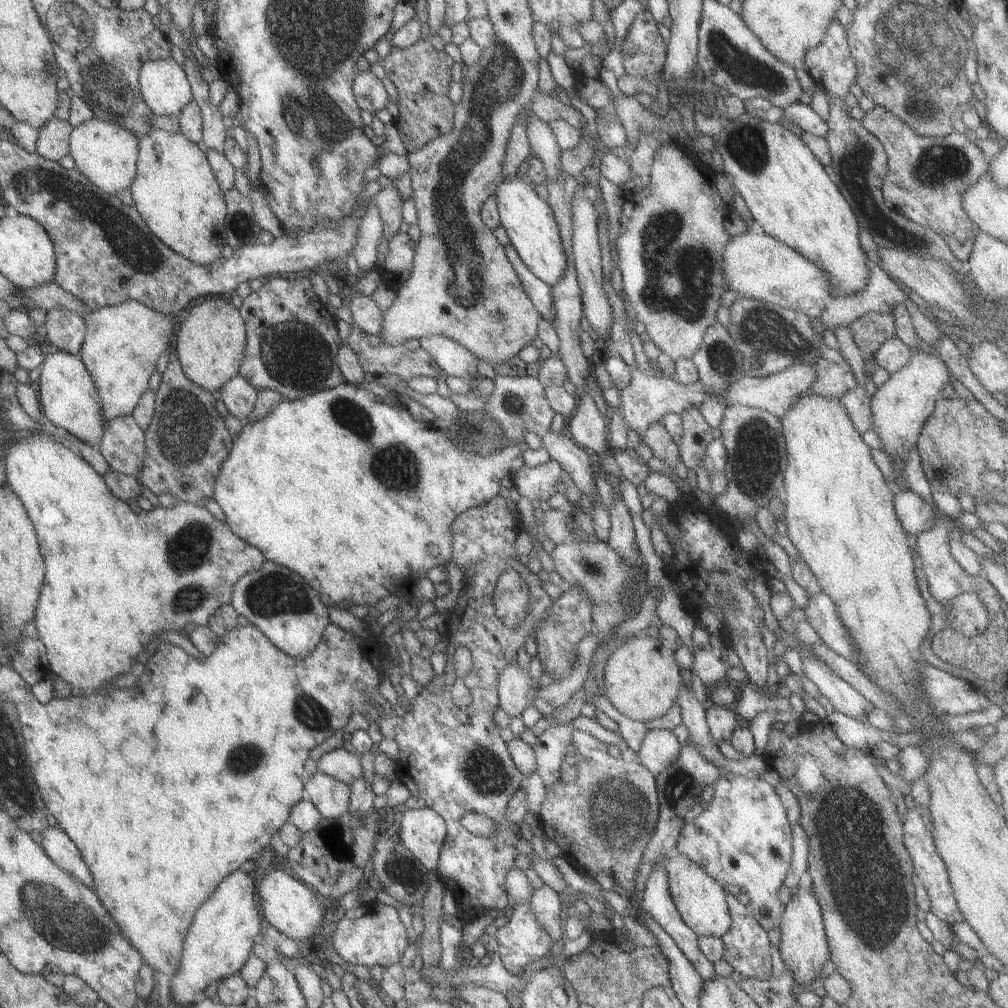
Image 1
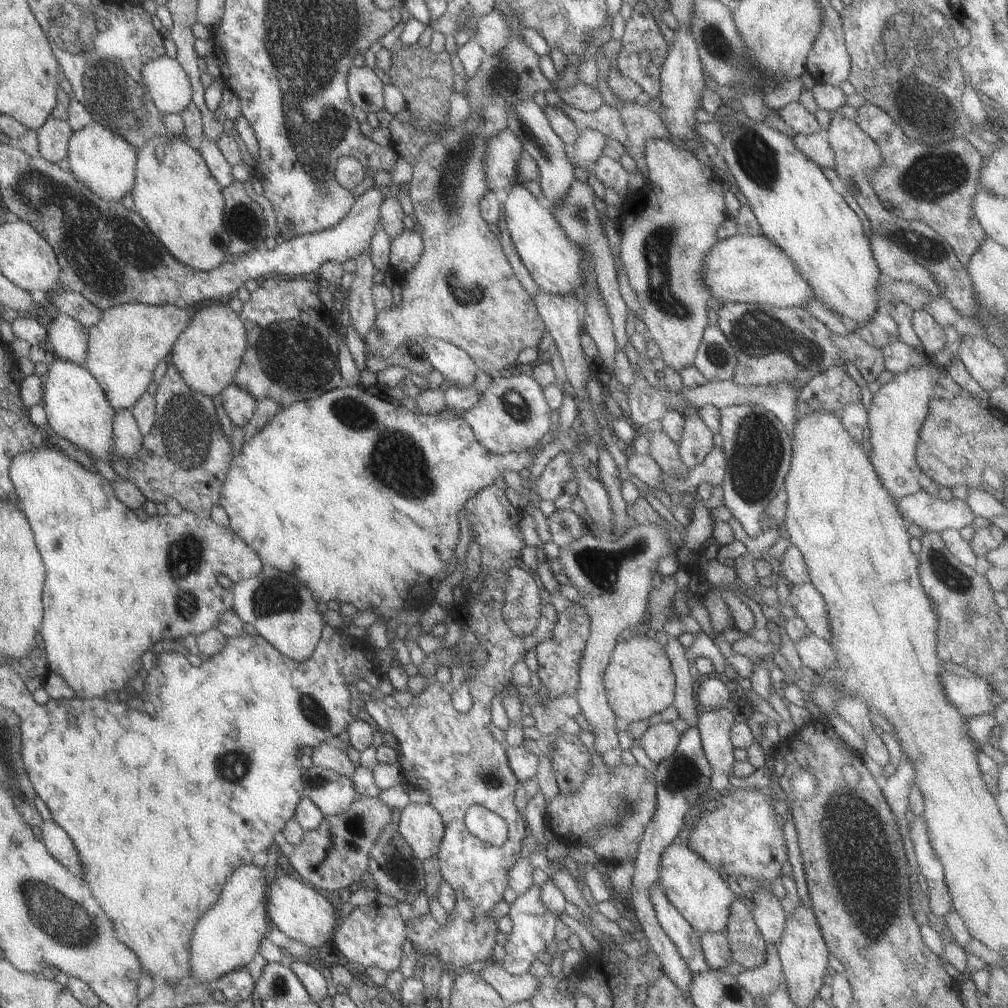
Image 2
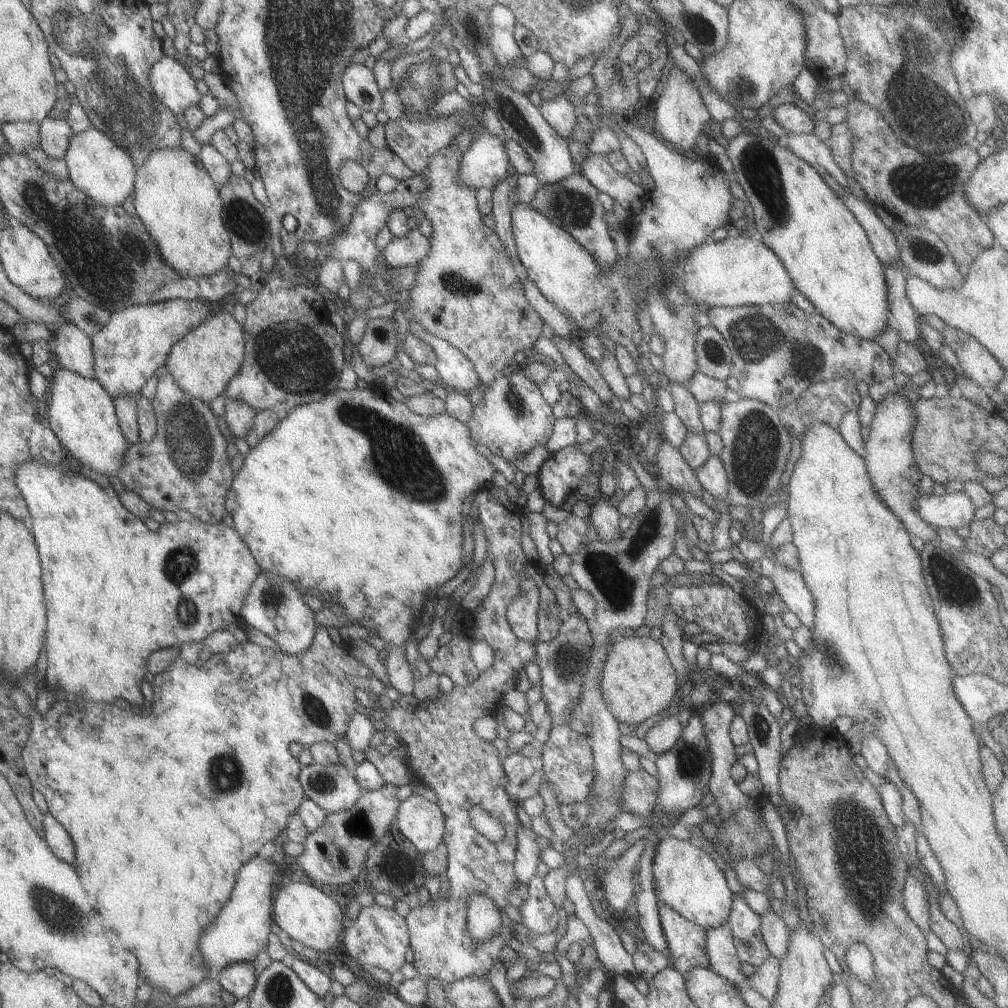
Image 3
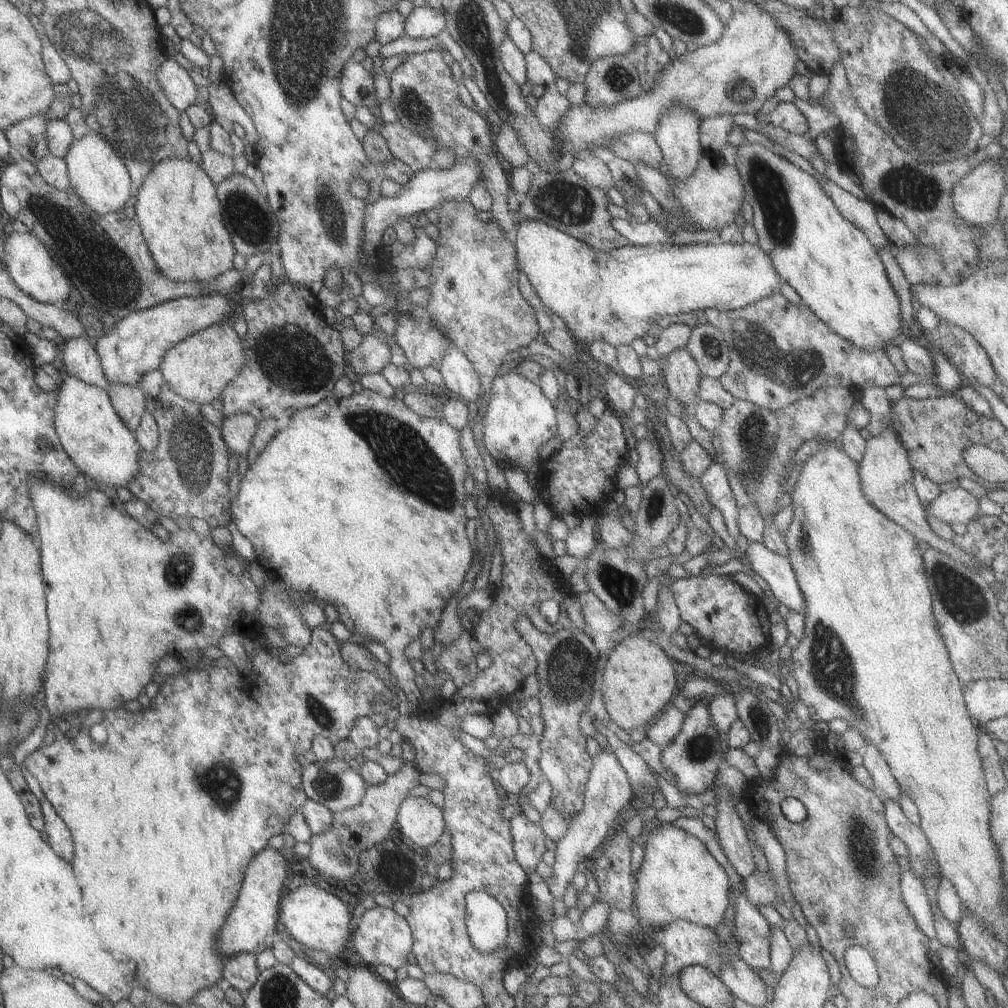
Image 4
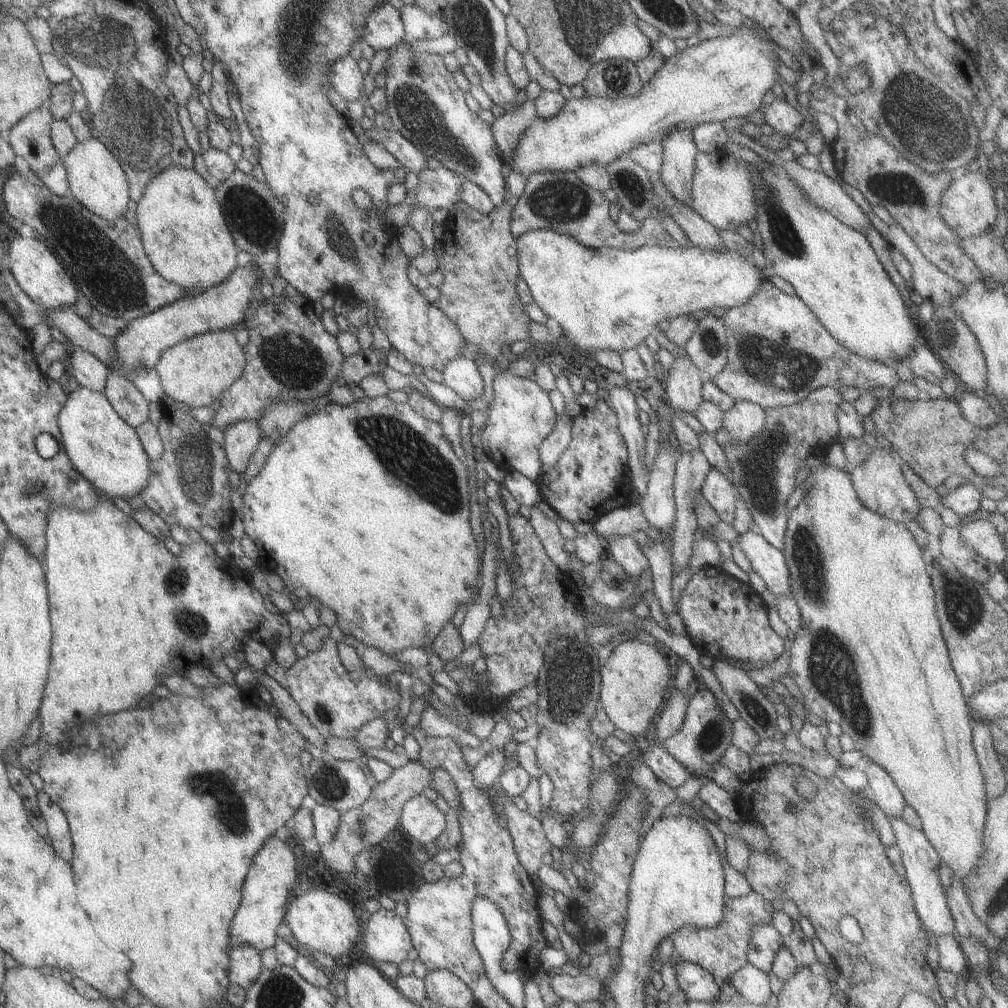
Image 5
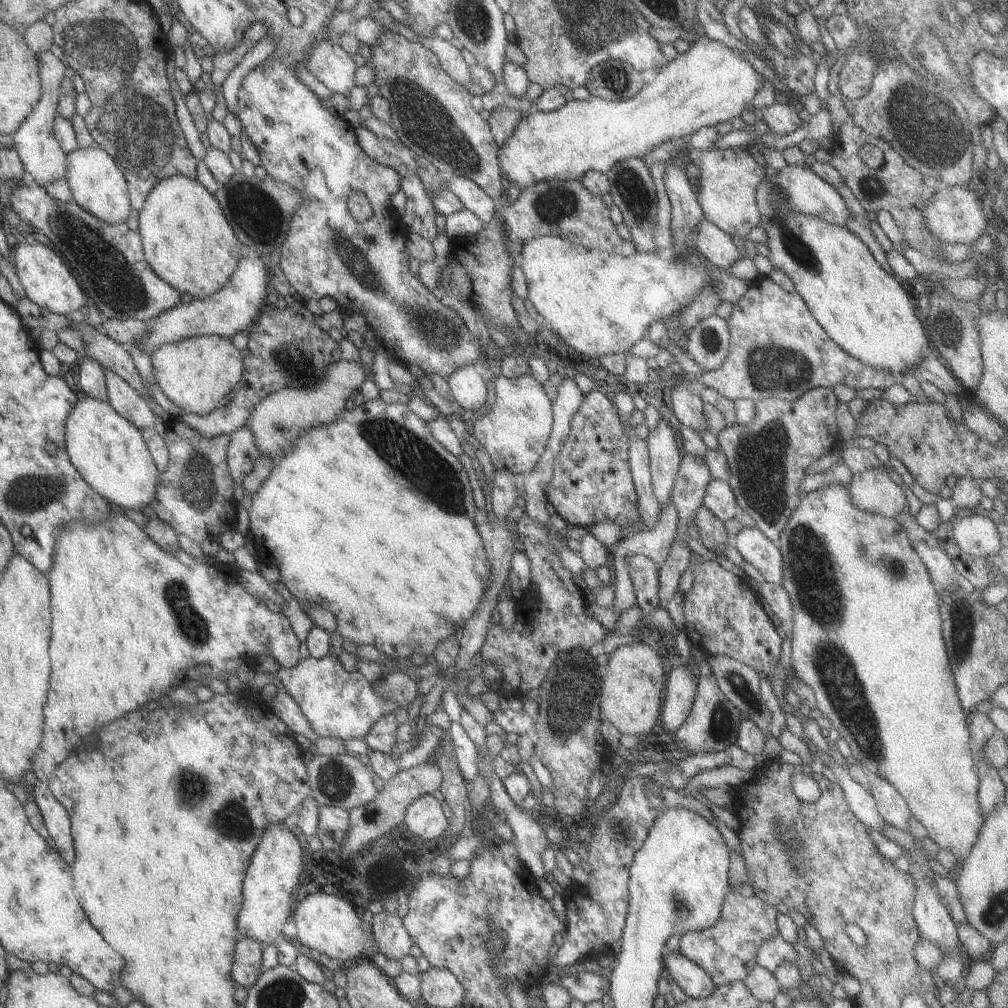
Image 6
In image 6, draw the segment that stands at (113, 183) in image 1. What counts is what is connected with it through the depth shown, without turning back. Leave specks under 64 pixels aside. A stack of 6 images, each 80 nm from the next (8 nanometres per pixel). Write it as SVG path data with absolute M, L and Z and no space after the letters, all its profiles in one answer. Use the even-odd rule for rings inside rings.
M94 143L92 146L77 148L66 154L65 180L72 202L79 204L83 210L93 214L106 224L119 224L129 216L129 200L126 183L109 154Z

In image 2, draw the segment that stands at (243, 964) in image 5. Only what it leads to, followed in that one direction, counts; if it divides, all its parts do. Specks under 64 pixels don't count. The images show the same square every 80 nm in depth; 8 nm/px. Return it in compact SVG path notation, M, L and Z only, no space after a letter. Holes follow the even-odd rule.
M243 967L219 976L212 985L221 992L225 1003L237 1005L238 1002L246 1000L252 994L255 980L245 972Z

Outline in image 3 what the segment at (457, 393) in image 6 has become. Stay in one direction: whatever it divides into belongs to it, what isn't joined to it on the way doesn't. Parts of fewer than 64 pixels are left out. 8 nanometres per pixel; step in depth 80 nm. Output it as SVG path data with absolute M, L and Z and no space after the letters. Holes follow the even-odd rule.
M417 324L406 325L406 331L433 350L433 366L440 383L466 395L477 386L477 374L473 371L471 362L461 352L445 340L429 335Z

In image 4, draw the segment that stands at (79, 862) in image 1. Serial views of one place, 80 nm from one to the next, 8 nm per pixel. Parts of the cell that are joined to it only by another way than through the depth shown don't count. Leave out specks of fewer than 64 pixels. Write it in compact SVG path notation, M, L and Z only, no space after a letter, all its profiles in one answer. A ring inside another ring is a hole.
M44 798L38 801L42 819L44 820L43 832L45 832L47 844L58 857L61 857L65 862L70 862L74 848L71 846L71 838L69 838L69 832L67 832L65 824Z

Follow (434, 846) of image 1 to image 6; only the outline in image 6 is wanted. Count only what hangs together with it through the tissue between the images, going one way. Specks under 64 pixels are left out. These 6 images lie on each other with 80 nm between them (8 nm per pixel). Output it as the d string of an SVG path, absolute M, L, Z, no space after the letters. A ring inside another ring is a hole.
M430 793L415 798L405 808L400 824L414 838L429 841L442 835L447 828L447 819L443 816L441 804Z

